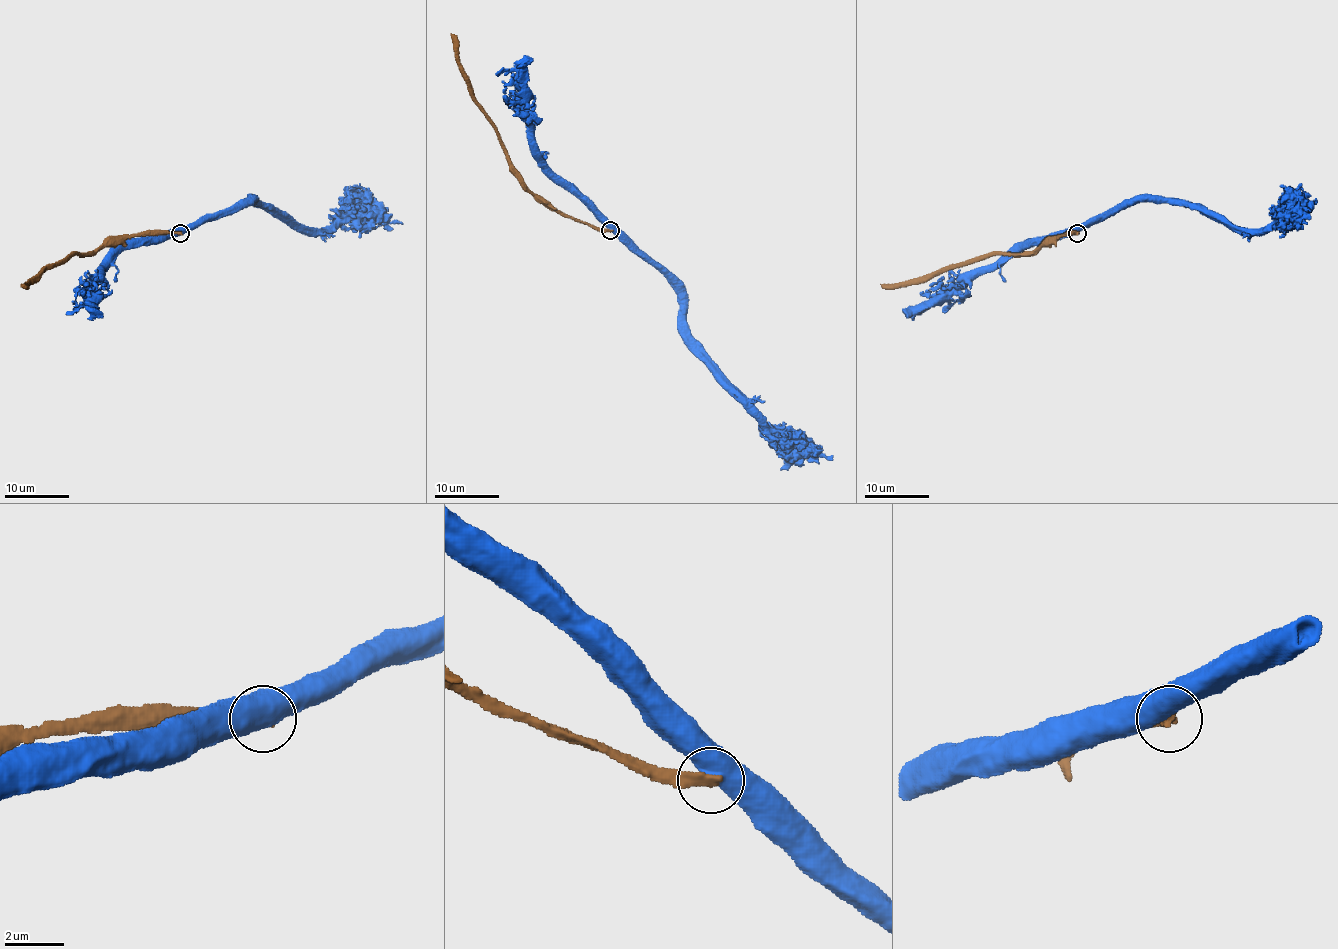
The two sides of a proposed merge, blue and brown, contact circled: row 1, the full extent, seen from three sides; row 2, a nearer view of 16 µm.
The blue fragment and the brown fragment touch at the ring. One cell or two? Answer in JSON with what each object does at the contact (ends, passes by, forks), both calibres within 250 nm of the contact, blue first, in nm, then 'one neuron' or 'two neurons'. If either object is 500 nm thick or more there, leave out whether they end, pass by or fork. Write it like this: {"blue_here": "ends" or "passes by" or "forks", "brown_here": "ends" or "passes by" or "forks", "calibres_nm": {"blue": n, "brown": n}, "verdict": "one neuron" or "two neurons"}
{"calibres_nm": {"blue": 750, "brown": 400}, "verdict": "two neurons"}

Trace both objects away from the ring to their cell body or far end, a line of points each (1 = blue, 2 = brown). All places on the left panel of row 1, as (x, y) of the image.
1: (180, 231), (224, 215), (243, 201), (259, 201), (289, 214), (305, 227), (336, 228), (368, 220), (403, 223)
2: (180, 233), (111, 236), (95, 252), (75, 252), (52, 264), (28, 284), (20, 284)

